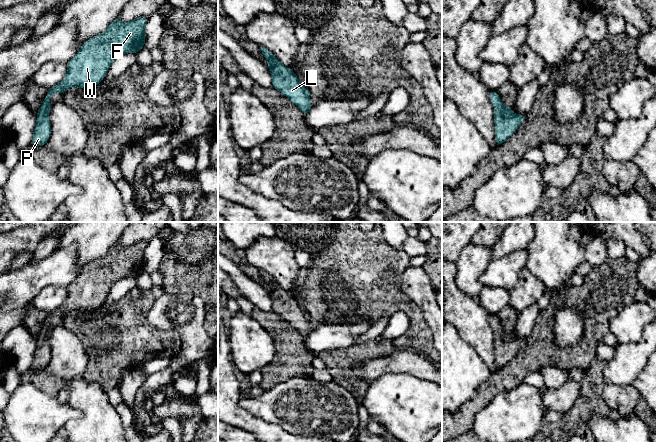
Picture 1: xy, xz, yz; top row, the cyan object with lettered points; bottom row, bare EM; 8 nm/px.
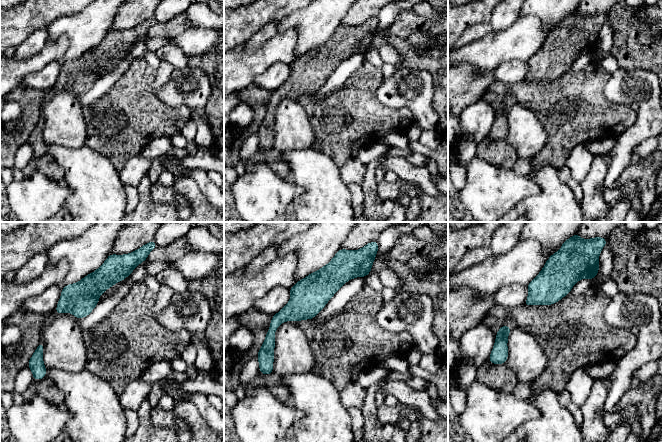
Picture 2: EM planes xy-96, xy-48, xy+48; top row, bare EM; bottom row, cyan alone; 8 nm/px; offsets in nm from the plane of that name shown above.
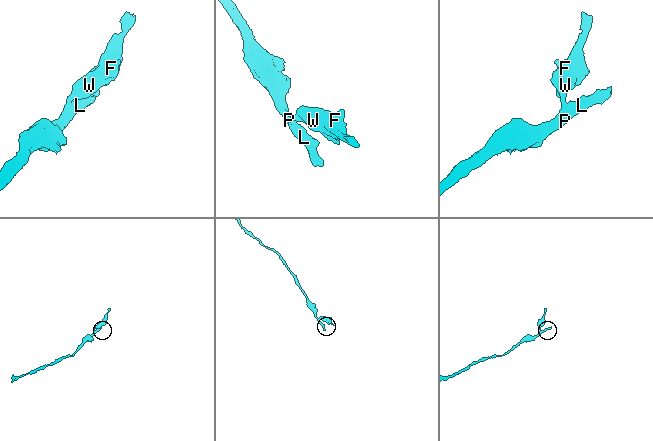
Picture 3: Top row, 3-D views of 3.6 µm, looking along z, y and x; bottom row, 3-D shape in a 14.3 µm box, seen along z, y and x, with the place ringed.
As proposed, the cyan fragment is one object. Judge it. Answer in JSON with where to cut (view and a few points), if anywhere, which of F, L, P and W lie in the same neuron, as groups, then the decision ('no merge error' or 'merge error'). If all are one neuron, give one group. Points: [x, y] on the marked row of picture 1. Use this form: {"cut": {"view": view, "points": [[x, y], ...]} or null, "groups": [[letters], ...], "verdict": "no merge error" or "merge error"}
{"cut": null, "groups": [["F", "L", "P", "W"]], "verdict": "no merge error"}

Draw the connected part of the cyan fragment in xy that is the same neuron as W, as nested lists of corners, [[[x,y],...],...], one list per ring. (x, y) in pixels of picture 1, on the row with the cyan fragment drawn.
[[[139,17],[131,22],[114,19],[105,32],[87,40],[78,53],[67,63],[64,79],[49,89],[43,104],[37,111],[32,143],[47,144],[51,126],[49,122],[50,99],[55,92],[64,95],[67,89],[88,89],[104,80],[113,61],[126,53],[137,53],[145,46],[145,25],[148,17]]]

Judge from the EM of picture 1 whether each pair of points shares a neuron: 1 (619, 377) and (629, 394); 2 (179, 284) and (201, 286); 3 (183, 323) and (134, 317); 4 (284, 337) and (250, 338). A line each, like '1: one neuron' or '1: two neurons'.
1: two neurons
2: one neuron
3: two neurons
4: two neurons

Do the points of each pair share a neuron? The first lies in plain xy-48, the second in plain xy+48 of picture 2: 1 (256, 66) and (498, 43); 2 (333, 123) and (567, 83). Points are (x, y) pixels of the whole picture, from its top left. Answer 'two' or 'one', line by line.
1: one
2: one

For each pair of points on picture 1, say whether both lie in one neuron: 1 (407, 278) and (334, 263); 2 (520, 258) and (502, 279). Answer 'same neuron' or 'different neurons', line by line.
1: different neurons
2: same neuron

